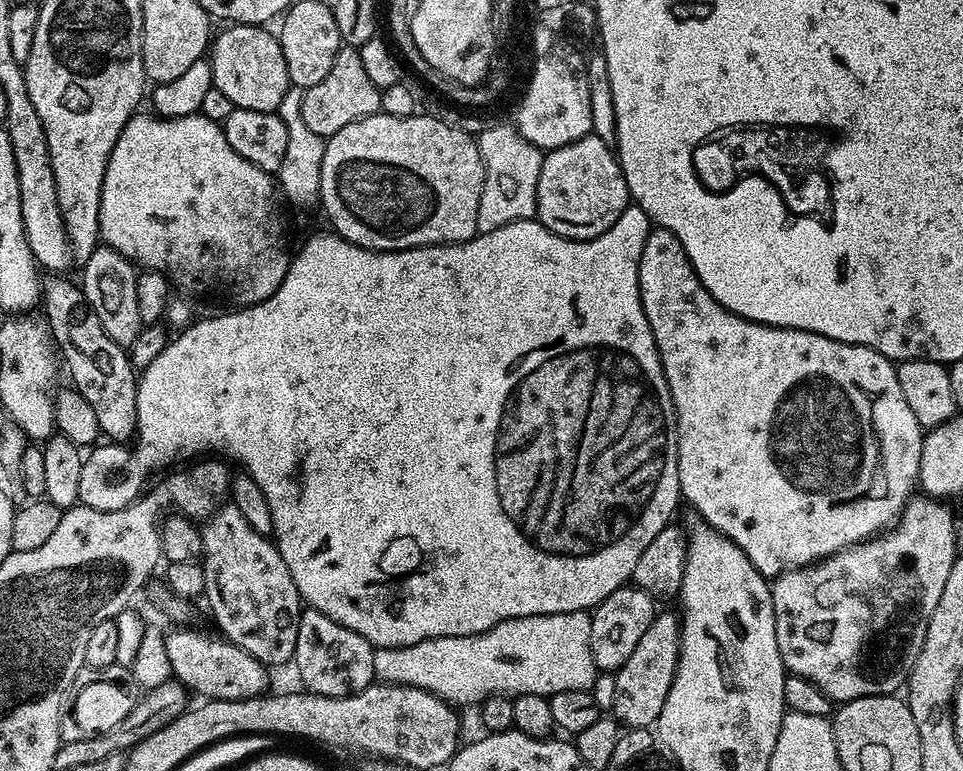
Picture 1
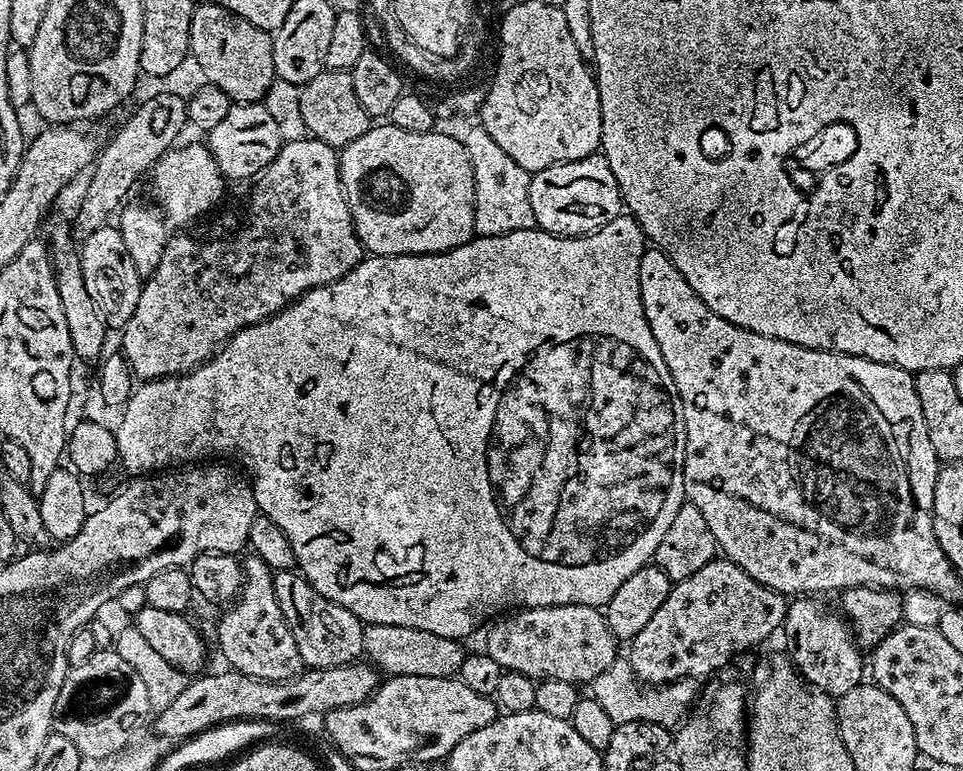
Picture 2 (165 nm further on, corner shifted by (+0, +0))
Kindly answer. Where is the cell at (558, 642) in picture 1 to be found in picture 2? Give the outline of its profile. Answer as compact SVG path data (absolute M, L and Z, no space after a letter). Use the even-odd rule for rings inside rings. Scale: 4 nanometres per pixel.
M369 624L364 630L364 656L388 676L455 677L466 659L466 652L460 647L457 641L430 634L424 628L414 630L406 626Z

